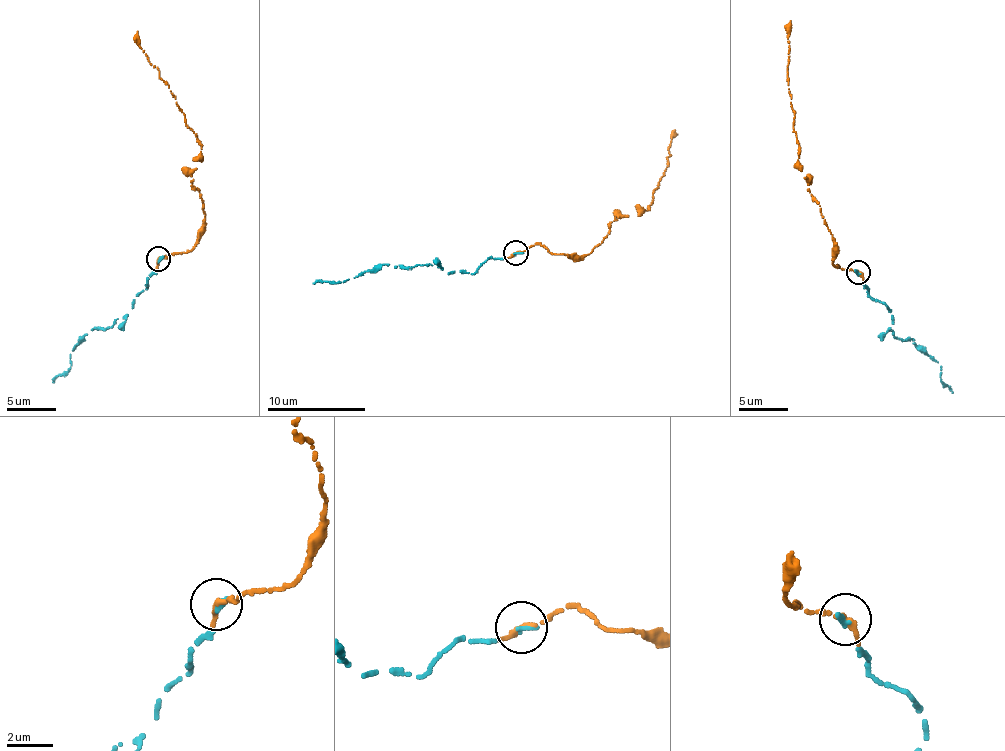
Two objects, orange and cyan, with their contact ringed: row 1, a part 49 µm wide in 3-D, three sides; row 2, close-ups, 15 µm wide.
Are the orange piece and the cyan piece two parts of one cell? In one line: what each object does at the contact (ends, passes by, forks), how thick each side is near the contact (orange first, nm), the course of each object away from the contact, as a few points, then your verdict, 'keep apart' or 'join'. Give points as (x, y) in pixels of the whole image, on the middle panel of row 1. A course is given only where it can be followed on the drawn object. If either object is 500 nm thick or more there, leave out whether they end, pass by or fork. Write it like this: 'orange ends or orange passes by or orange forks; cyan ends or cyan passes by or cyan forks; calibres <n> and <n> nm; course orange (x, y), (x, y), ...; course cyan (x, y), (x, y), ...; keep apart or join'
orange passes by; cyan ends; calibres 200 and 240 nm; course orange (517, 253), (537, 245), (554, 253), (589, 254), (607, 238), (613, 220), (649, 209), (676, 134); course cyan (517, 253), (489, 259), (472, 274), (423, 264), (409, 268), (399, 264), (378, 265), (354, 278), (313, 283); join

